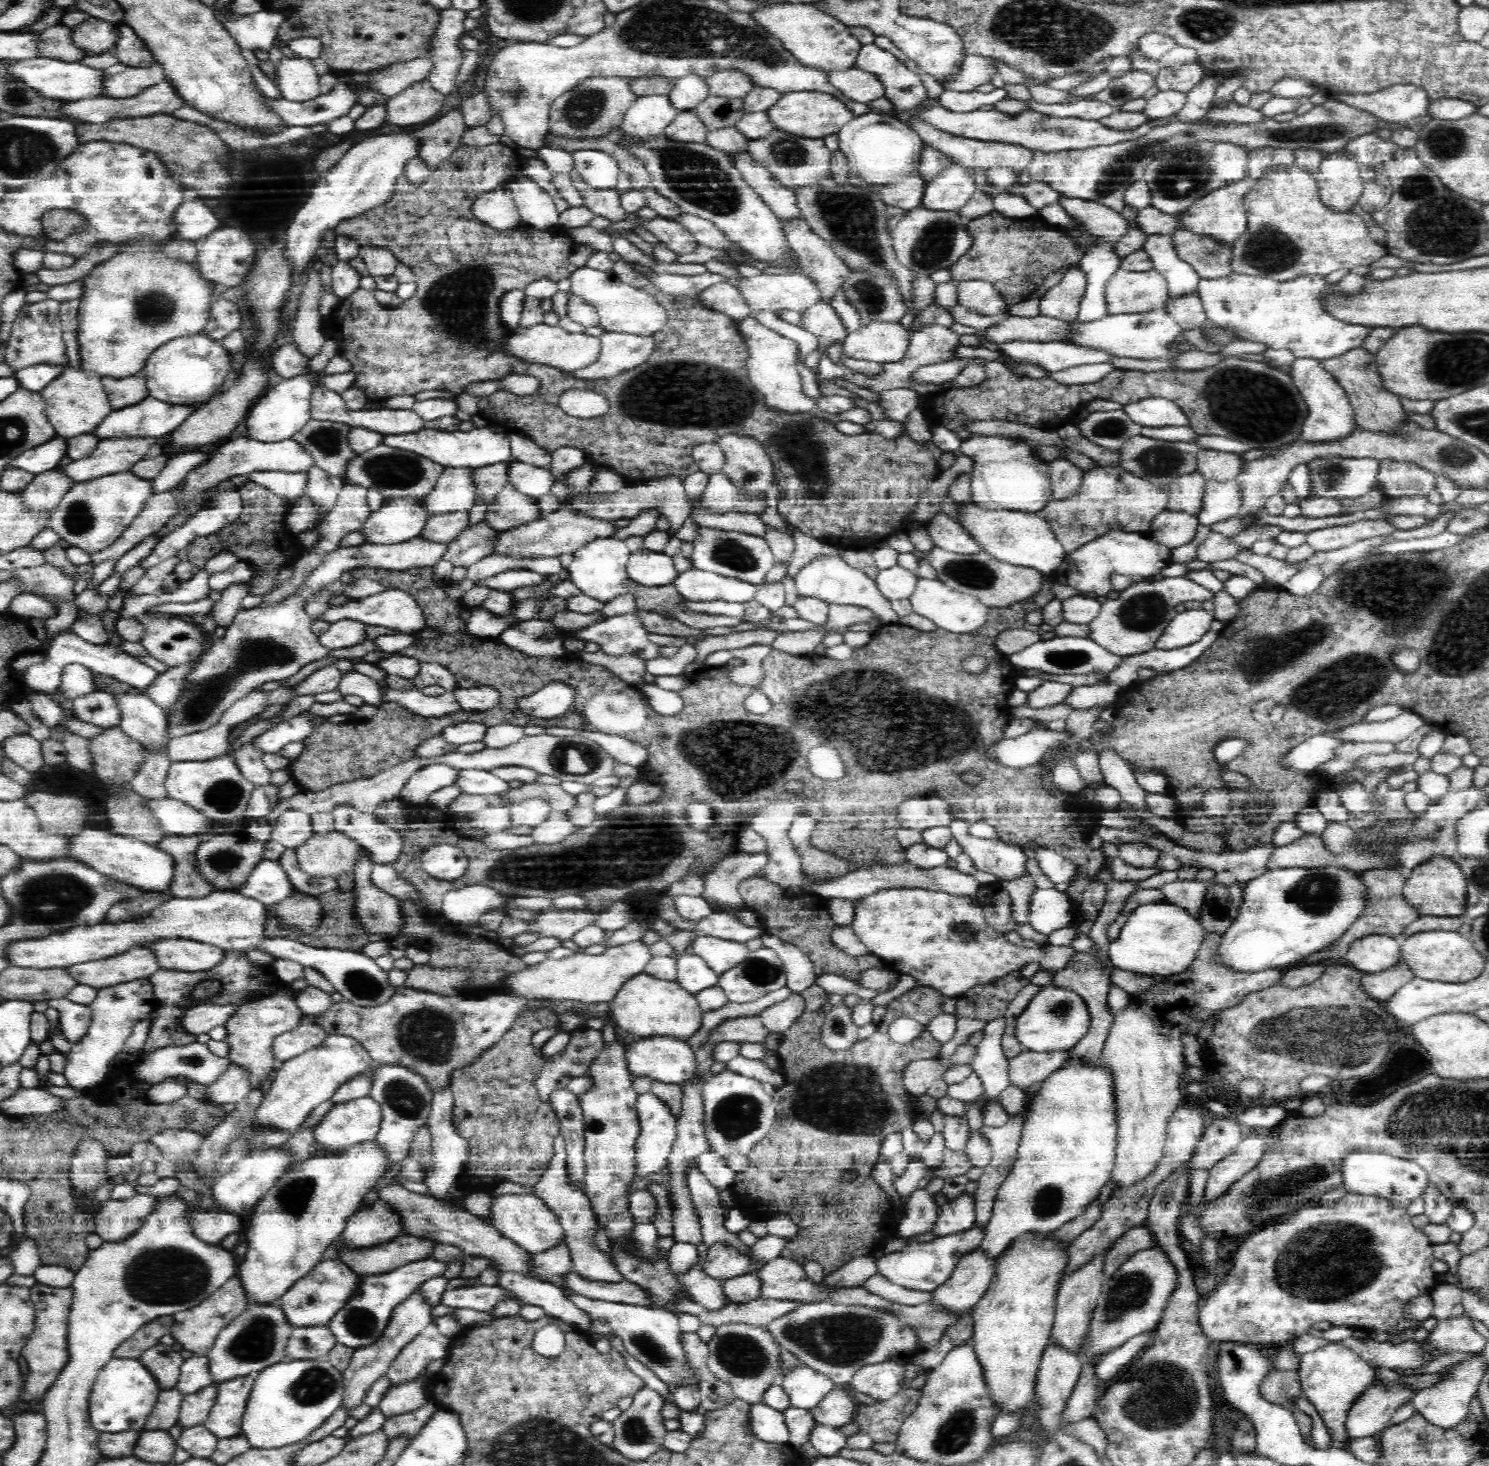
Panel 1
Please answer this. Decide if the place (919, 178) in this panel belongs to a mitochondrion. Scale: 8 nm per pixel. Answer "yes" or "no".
no

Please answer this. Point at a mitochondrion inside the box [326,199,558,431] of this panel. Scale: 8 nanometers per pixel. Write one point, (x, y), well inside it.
(456, 305)

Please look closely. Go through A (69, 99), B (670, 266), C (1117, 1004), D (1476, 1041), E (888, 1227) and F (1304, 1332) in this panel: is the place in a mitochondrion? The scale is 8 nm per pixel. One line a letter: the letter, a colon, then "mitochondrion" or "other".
A: other
B: other
C: other
D: other
E: other
F: other

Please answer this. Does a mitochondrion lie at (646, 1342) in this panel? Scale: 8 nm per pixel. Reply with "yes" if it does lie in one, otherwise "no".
yes

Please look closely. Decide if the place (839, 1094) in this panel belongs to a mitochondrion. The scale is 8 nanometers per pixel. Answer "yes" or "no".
yes

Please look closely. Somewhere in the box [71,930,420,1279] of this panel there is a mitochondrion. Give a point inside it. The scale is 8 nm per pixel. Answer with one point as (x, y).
(295, 1197)

